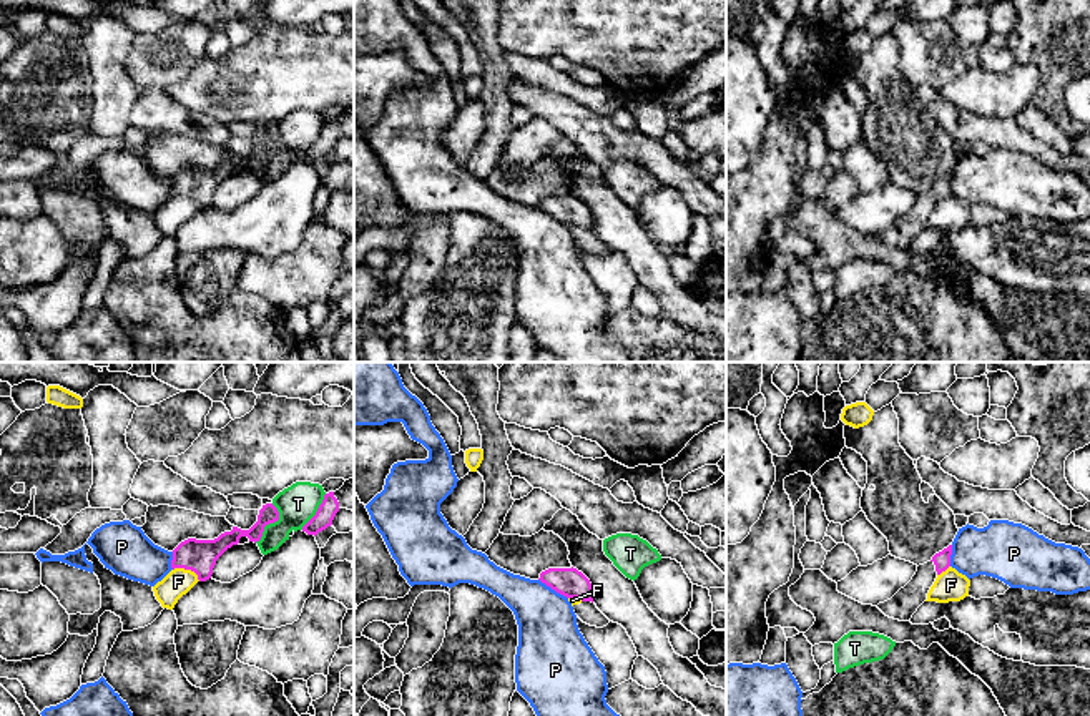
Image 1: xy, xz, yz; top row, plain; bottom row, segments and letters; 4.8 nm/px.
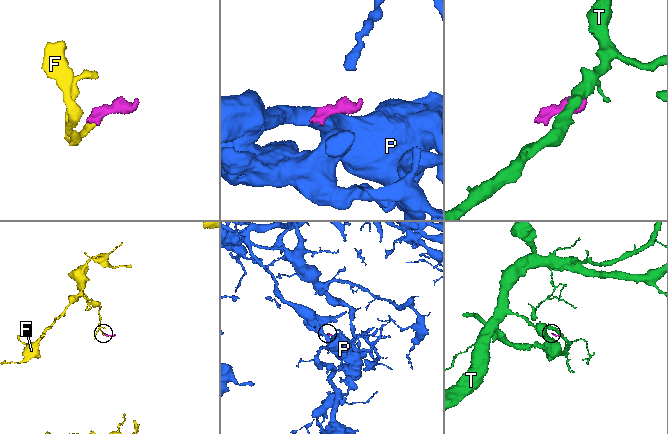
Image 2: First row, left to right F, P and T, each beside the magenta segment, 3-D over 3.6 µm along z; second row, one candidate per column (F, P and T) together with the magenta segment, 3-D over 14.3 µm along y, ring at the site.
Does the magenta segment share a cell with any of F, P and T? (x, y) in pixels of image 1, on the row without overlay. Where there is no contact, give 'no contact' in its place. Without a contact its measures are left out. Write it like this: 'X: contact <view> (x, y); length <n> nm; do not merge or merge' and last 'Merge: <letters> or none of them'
F: contact xy (188, 196); length 150 nm; do not merge
P: contact xz (554, 216); length 170 nm; do not merge
T: contact xy (270, 150); length 220 nm; do not merge
Merge: none of them

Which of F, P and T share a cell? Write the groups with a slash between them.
F / P / T

